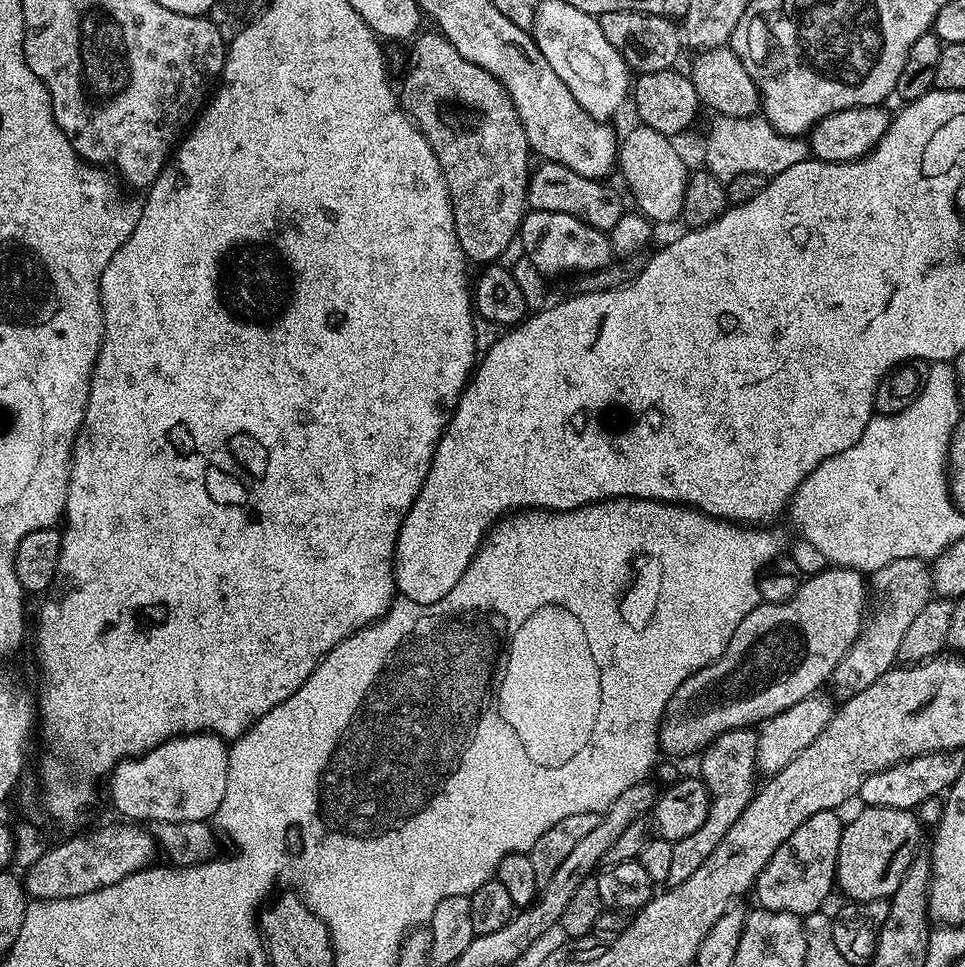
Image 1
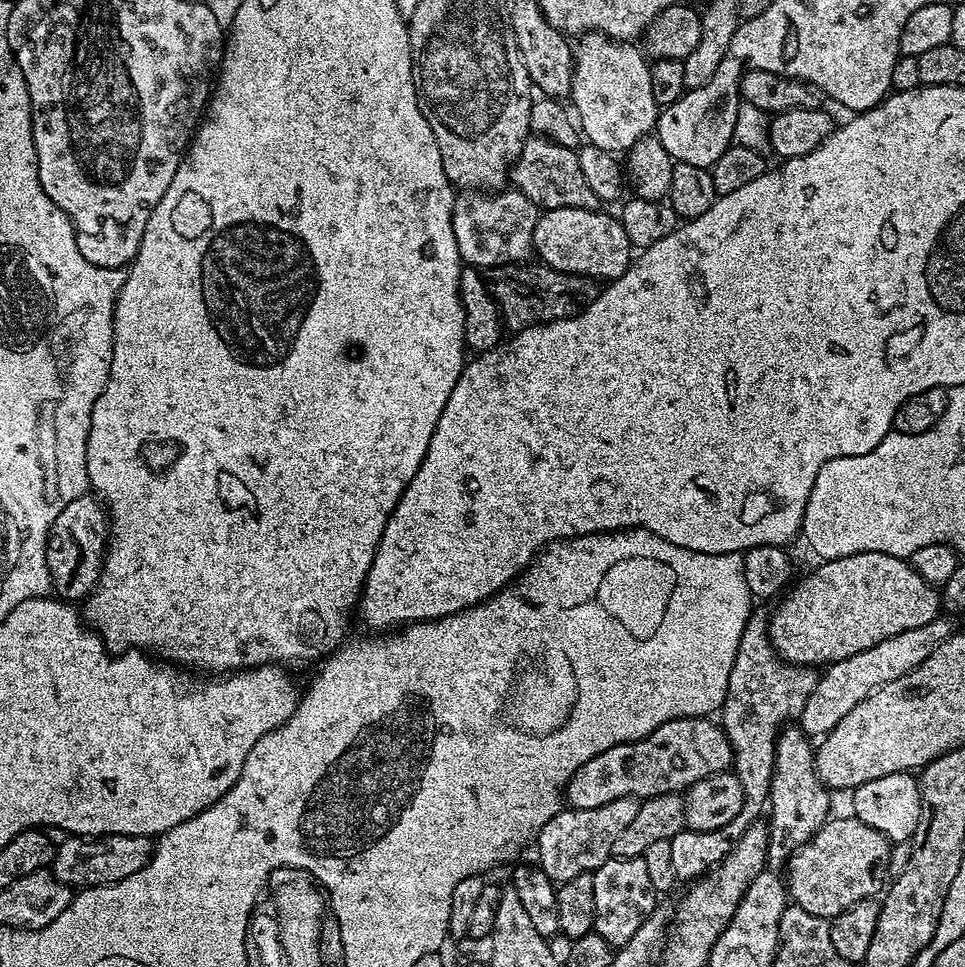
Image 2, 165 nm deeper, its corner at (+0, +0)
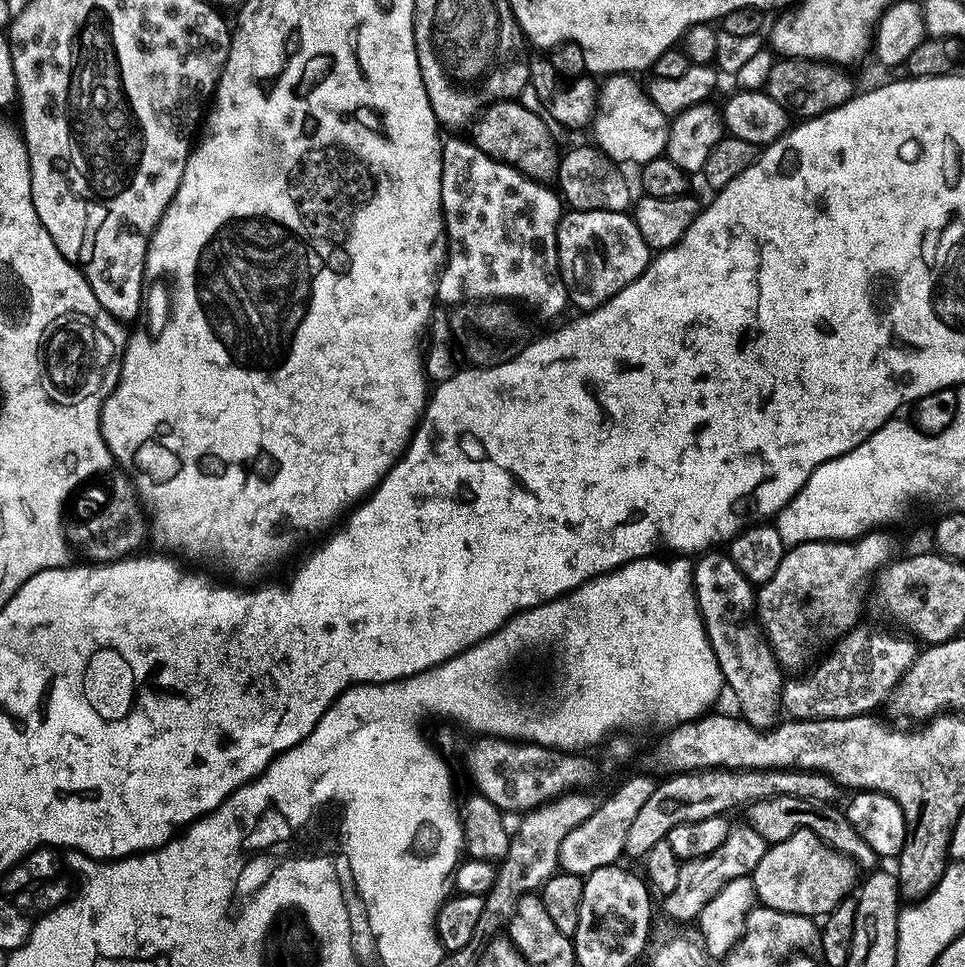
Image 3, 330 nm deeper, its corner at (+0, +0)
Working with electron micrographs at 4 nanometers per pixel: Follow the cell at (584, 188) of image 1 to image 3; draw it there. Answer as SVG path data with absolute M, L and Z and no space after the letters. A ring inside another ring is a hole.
M519 99L495 101L483 109L475 117L474 125L476 129L470 133L472 143L478 146L478 150L482 150L490 158L500 160L503 164L509 164L512 168L517 168L523 176L530 176L533 180L548 182L556 175L558 167L558 151L552 145L552 132L549 121L545 119L539 111L531 112L524 104L519 104Z

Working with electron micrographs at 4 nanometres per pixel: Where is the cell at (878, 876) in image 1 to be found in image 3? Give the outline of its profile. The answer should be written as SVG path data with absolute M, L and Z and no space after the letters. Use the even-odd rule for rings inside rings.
M798 830L790 834L790 838L768 847L766 854L762 854L762 862L754 866L750 879L756 891L756 899L763 907L782 910L786 914L823 918L834 910L834 906L838 906L838 902L849 899L858 884L856 875L858 869L847 856L836 852L829 844L824 844L810 830Z

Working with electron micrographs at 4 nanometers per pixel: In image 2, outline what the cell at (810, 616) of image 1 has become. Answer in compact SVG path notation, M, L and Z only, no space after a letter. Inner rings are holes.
M859 552L846 558L825 560L817 565L770 612L768 637L777 655L789 664L827 666L850 658L850 654L862 654L862 650L870 650L870 646L878 646L882 638L894 638L894 634L902 634L902 630L914 630L914 626L926 626L926 622L934 622L941 615L941 589L926 582L926 578L915 572L905 557L881 552Z

